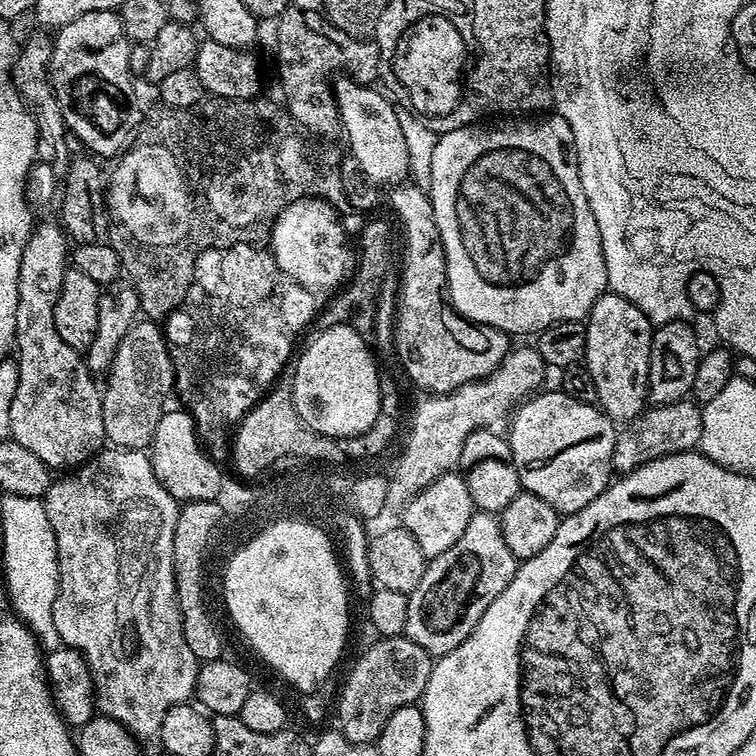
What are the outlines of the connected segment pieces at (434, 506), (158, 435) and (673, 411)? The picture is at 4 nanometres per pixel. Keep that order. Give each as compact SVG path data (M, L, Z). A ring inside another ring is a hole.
M455 471L445 472L404 505L402 527L414 534L414 542L422 546L422 554L431 558L450 550L450 546L462 538L462 530L466 530L466 522L470 522L473 511L470 490L466 490L463 475Z
M187 410L165 411L150 445L150 459L158 482L178 502L216 500L222 491L221 465L204 451L196 434L196 424Z
M691 398L645 407L635 420L625 423L619 429L612 455L613 469L620 474L633 472L635 468L640 468L643 464L649 464L663 456L699 449L703 430L701 409L701 405Z

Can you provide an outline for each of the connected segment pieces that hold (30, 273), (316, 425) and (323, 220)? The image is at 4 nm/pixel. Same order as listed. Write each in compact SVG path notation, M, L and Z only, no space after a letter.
M55 219L44 220L33 227L26 246L22 250L22 262L18 270L18 314L16 315L15 351L20 351L20 372L14 378L16 389L8 404L8 428L11 439L17 440L26 450L31 450L46 462L49 468L76 470L87 463L105 447L106 437L102 422L101 389L96 388L93 373L88 371L85 357L75 352L58 334L54 326L54 302L62 294L62 278L70 264L70 244L66 233Z
M325 328L305 350L291 373L294 406L304 425L323 436L341 438L370 430L382 411L382 382L372 361L369 341L352 328Z
M296 198L288 202L280 215L275 217L270 255L280 271L295 284L320 293L327 288L339 289L345 283L350 272L348 236L336 216L339 216L337 209L331 208L326 200Z

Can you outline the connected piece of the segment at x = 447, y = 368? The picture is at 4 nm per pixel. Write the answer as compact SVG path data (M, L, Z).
M411 182L393 187L391 192L392 208L404 227L404 265L398 271L394 352L404 363L405 374L424 394L453 392L458 386L490 375L509 352L510 336L488 324L476 324L452 307L446 254L434 218L431 195Z

